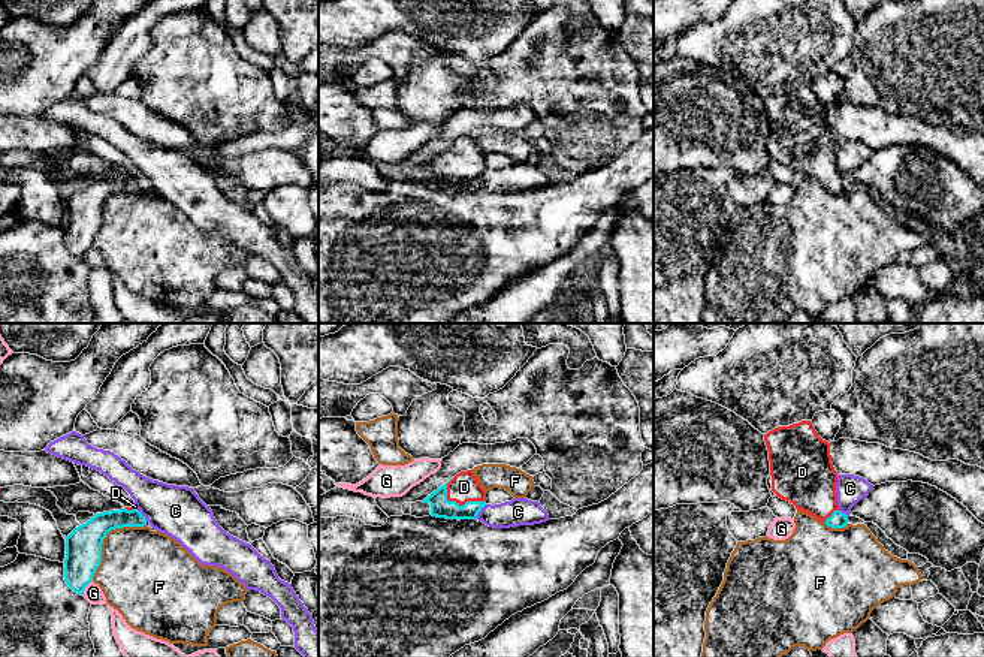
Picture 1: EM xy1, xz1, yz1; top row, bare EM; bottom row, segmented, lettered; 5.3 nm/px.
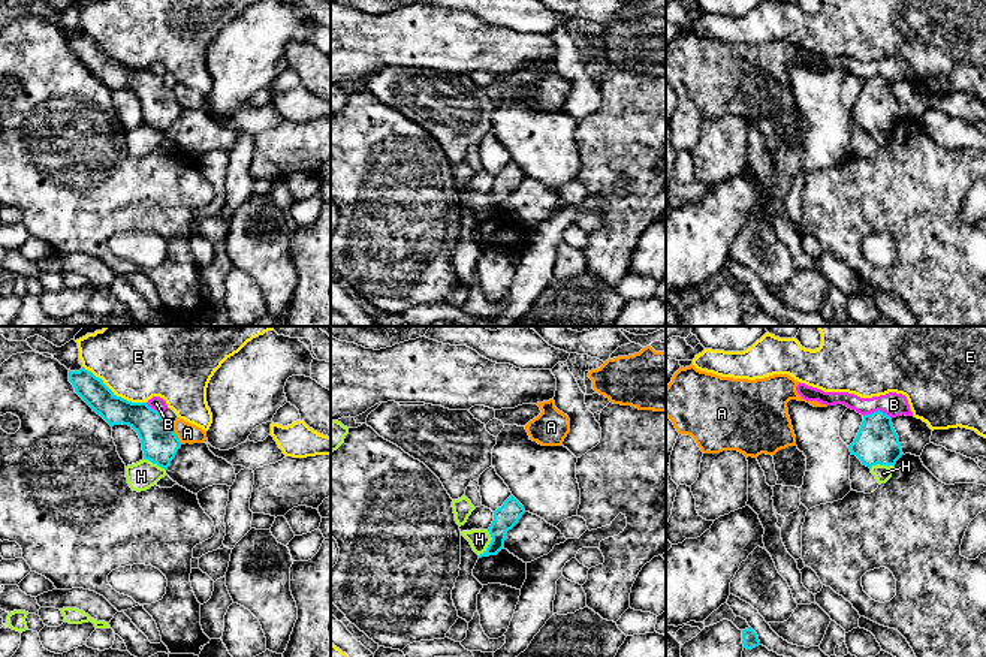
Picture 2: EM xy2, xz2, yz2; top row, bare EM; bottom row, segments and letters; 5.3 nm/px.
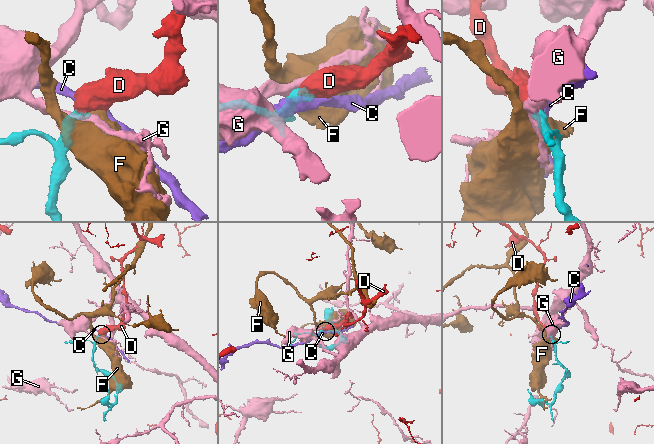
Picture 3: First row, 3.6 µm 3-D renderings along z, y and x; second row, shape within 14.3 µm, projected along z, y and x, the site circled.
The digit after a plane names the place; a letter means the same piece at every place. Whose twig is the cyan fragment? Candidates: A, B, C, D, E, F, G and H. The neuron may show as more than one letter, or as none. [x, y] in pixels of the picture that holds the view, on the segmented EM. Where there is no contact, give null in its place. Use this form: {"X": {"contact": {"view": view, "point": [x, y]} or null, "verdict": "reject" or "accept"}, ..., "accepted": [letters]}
{"A": {"contact": {"view": "xy2", "point": [175, 434]}, "verdict": "reject"}, "B": {"contact": {"view": "yz2", "point": [877, 412]}, "verdict": "reject"}, "C": {"contact": {"view": "xz1", "point": [479, 511]}, "verdict": "reject"}, "D": {"contact": {"view": "xz1", "point": [458, 503]}, "verdict": "accept"}, "E": {"contact": {"view": "xy2", "point": [115, 395]}, "verdict": "reject"}, "F": {"contact": {"view": "xy1", "point": [105, 536]}, "verdict": "reject"}, "G": {"contact": {"view": "xy1", "point": [85, 585]}, "verdict": "reject"}, "H": {"contact": {"view": "xz2", "point": [490, 544]}, "verdict": "reject"}, "accepted": ["D"]}

